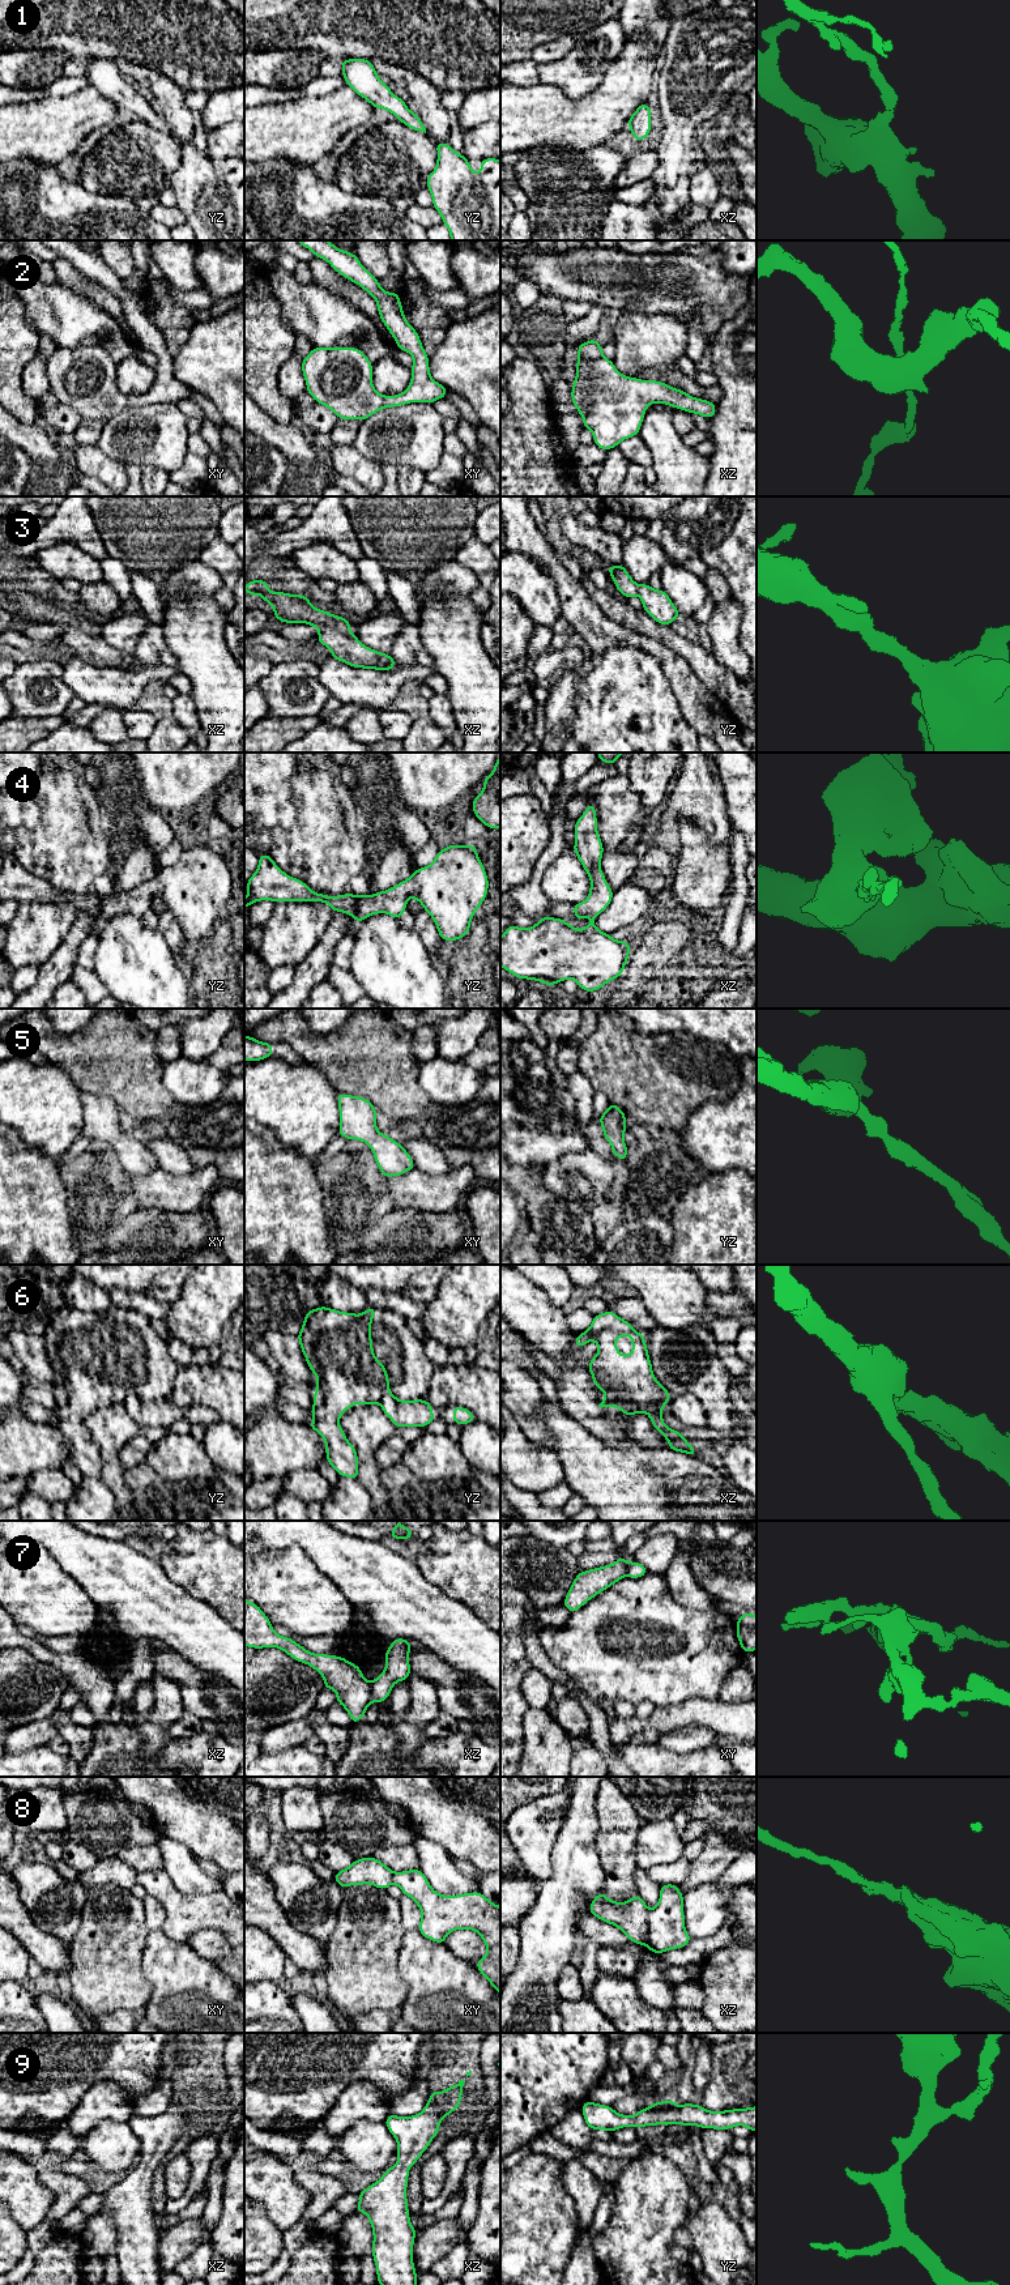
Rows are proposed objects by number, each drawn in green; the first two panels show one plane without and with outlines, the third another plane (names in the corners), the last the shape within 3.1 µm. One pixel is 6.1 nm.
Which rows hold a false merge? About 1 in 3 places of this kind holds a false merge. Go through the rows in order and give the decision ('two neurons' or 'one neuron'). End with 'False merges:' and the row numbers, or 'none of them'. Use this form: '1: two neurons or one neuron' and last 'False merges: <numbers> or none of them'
1: one neuron
2: one neuron
3: one neuron
4: one neuron
5: one neuron
6: two neurons
7: two neurons
8: two neurons
9: one neuron
False merges: 6, 7, 8

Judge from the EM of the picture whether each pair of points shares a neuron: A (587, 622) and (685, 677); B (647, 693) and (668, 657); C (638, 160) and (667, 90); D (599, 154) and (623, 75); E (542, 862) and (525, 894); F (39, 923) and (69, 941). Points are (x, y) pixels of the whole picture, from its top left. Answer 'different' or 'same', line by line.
A: same
B: different
C: different
D: different
E: same
F: different

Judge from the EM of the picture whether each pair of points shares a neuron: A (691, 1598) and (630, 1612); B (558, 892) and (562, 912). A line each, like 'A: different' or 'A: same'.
A: different
B: different

